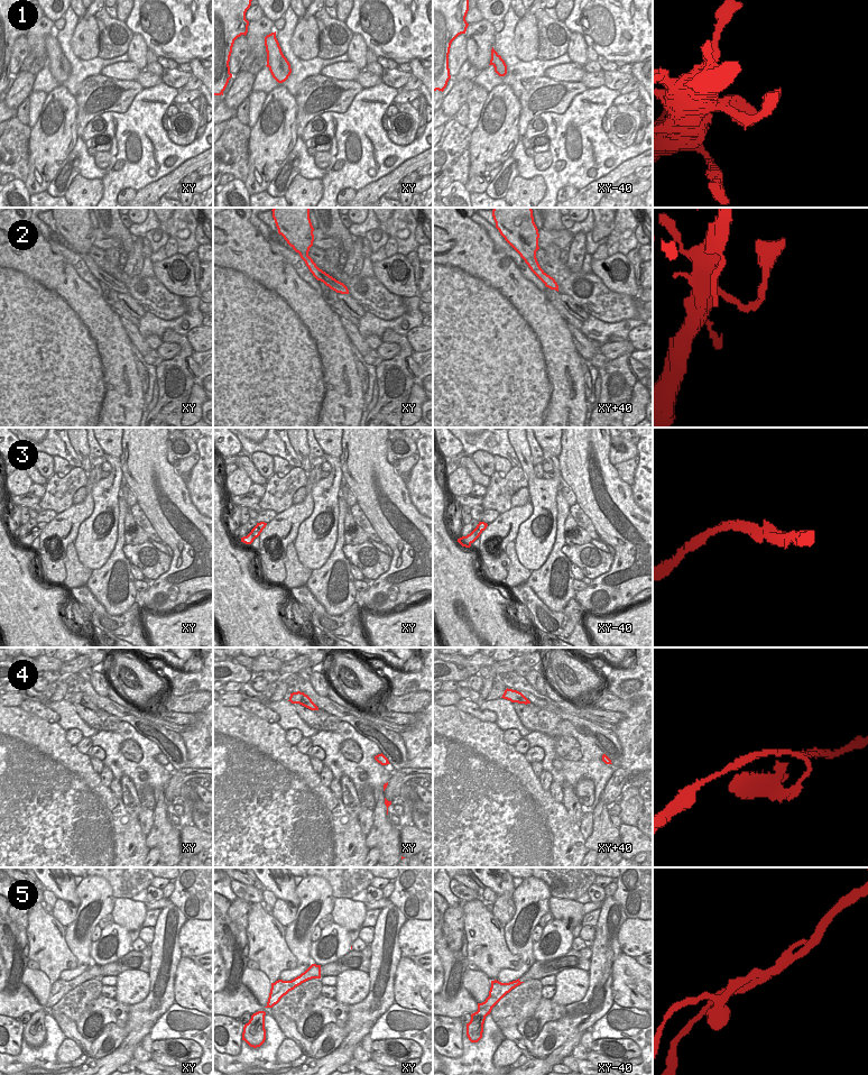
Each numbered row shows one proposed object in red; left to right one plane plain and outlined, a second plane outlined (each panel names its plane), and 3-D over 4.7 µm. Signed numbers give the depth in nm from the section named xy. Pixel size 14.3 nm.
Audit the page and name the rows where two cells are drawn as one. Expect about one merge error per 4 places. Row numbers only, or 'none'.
4, 5

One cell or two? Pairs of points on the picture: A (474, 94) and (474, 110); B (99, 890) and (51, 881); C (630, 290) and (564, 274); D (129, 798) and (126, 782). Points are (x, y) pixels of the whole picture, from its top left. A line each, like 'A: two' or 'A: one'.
A: one
B: two
C: two
D: one

